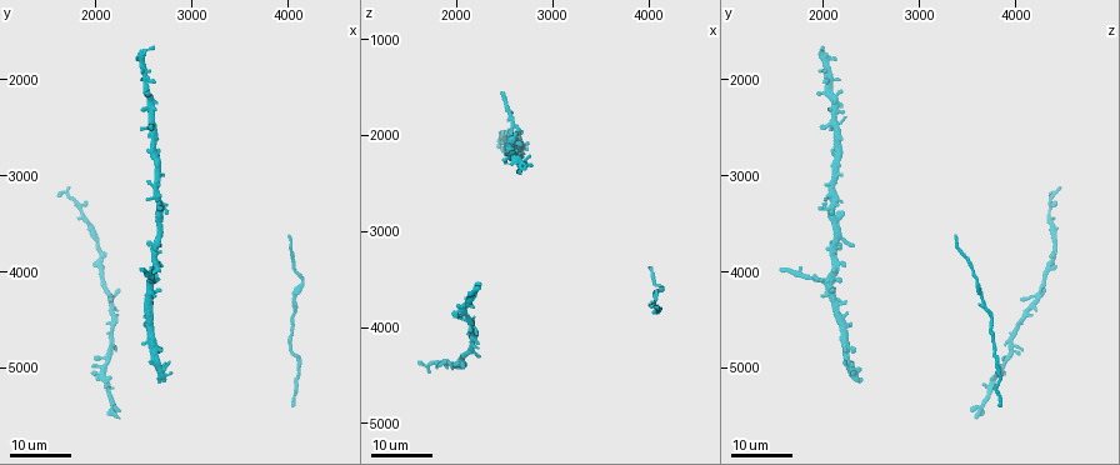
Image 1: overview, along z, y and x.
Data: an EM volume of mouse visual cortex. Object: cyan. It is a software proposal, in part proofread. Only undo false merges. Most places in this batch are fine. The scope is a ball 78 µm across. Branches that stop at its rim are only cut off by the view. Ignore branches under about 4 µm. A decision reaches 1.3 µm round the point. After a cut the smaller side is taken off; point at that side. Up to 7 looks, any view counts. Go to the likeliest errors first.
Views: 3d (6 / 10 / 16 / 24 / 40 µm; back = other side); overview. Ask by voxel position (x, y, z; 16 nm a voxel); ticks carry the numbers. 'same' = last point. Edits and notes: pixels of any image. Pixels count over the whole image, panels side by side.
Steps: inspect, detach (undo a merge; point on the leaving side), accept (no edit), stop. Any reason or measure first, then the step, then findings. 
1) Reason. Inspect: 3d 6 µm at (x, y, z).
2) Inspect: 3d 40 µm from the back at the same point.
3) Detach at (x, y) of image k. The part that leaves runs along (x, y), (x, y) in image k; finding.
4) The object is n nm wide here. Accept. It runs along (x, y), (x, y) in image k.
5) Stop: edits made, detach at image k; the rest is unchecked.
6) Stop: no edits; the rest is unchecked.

A narrow waist. Inspect: 3d 16 µm at (4120, 4100, 3620).

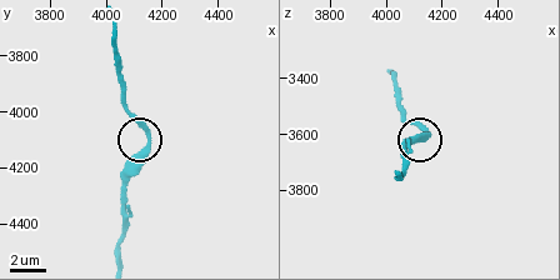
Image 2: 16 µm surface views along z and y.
Inspect: 3d 6 µm at the same point.

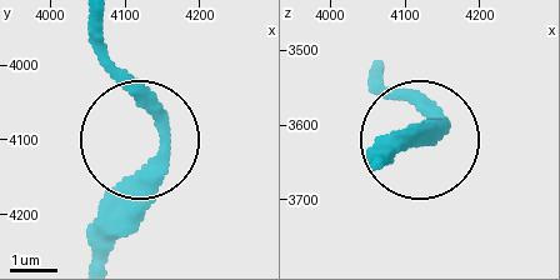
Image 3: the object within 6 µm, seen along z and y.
Accept. Continuous, no second neuron.

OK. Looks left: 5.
Arms run side by side. Inspect: 3d 24 µm at (2560, 4600, 2180).

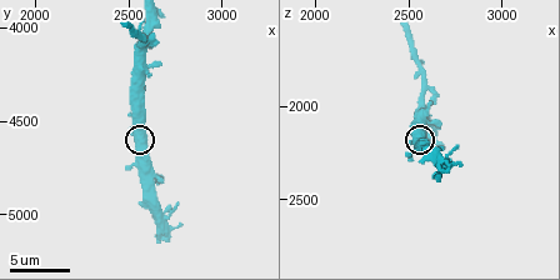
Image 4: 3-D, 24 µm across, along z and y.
Inspect: 3d 10 µm at the same point.

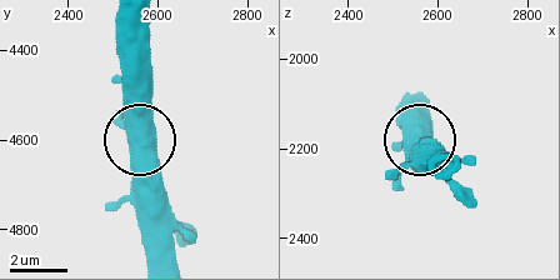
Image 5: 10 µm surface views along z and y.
The object is 490 nm wide here. Accept. It runs along (150, 118), (136, 130), (143, 60) in image 5; continuous, no second neuron.

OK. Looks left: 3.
Calibre changes. Inspect: 3d 24 µm at (1780, 3220, 4360).

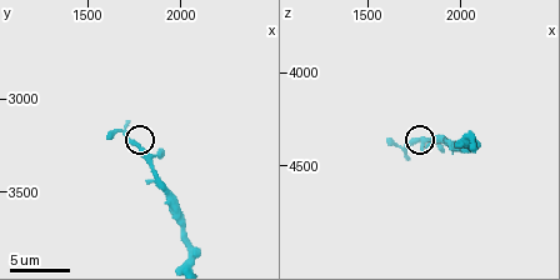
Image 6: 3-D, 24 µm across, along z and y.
Inspect: 3d 6 µm at (1740, 3240, 4360).

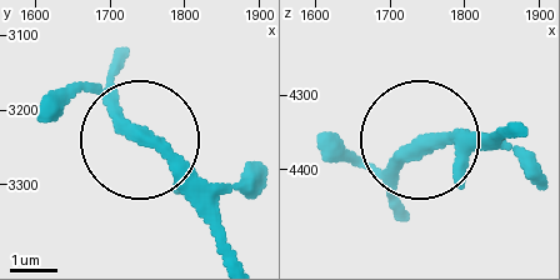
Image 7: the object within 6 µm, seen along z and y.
Accept. All the same neuron.

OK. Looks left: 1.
Stop: no edits; the rest is unchecked.

